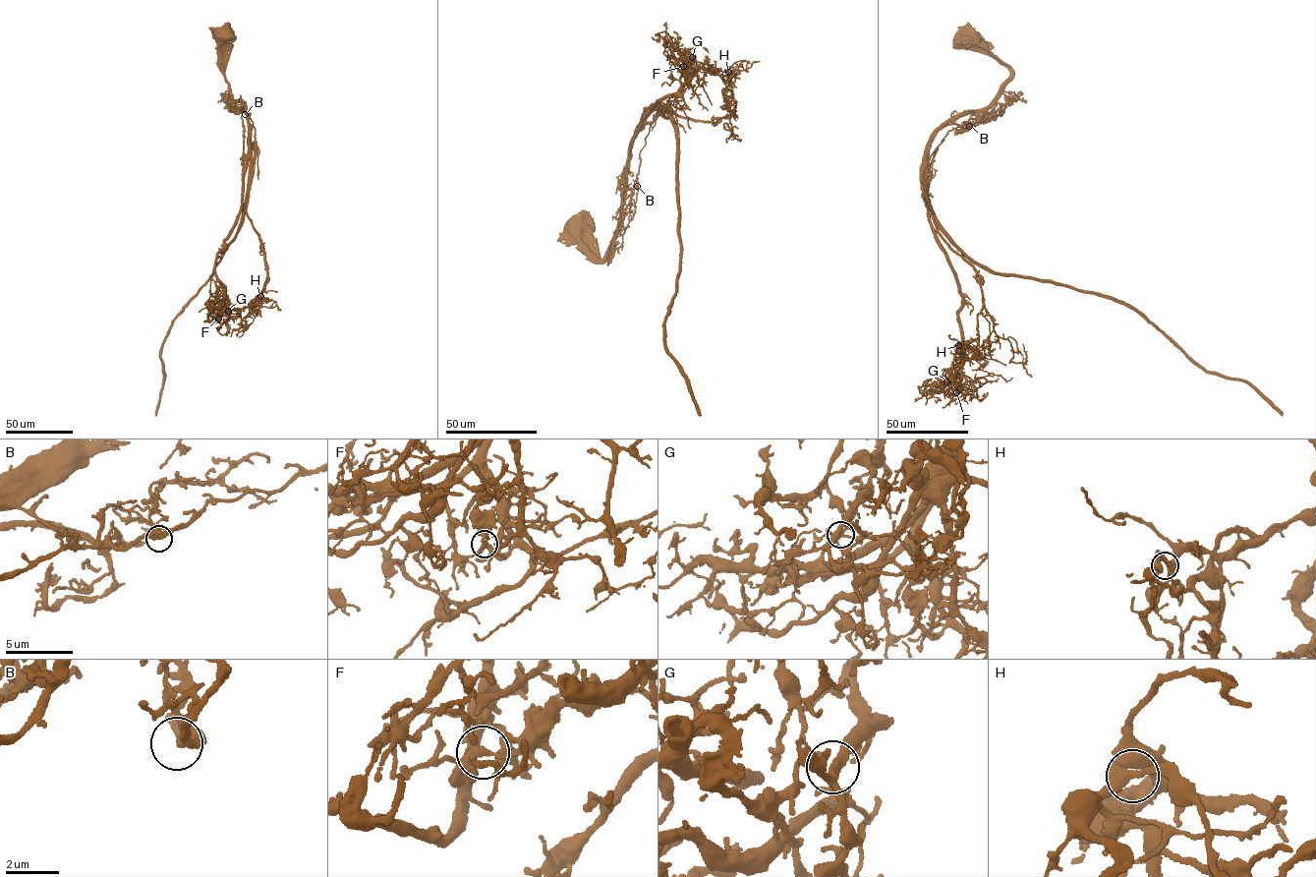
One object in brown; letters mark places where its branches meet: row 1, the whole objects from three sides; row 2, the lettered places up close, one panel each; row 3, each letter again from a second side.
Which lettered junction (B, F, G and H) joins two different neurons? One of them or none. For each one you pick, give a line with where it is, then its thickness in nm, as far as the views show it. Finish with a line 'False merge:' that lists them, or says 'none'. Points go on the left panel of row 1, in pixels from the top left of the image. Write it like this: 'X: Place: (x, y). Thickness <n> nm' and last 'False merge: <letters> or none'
F: Place: (218, 319). Thickness 240 nm
False merge: F

